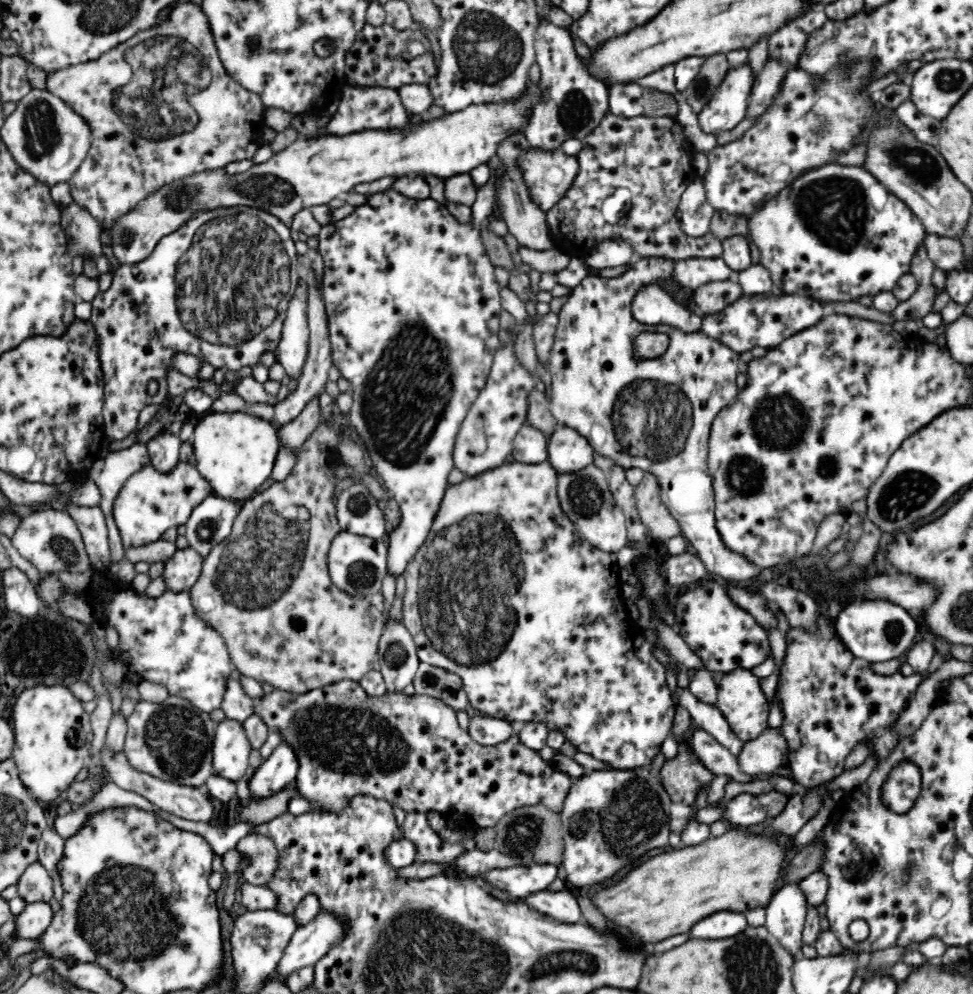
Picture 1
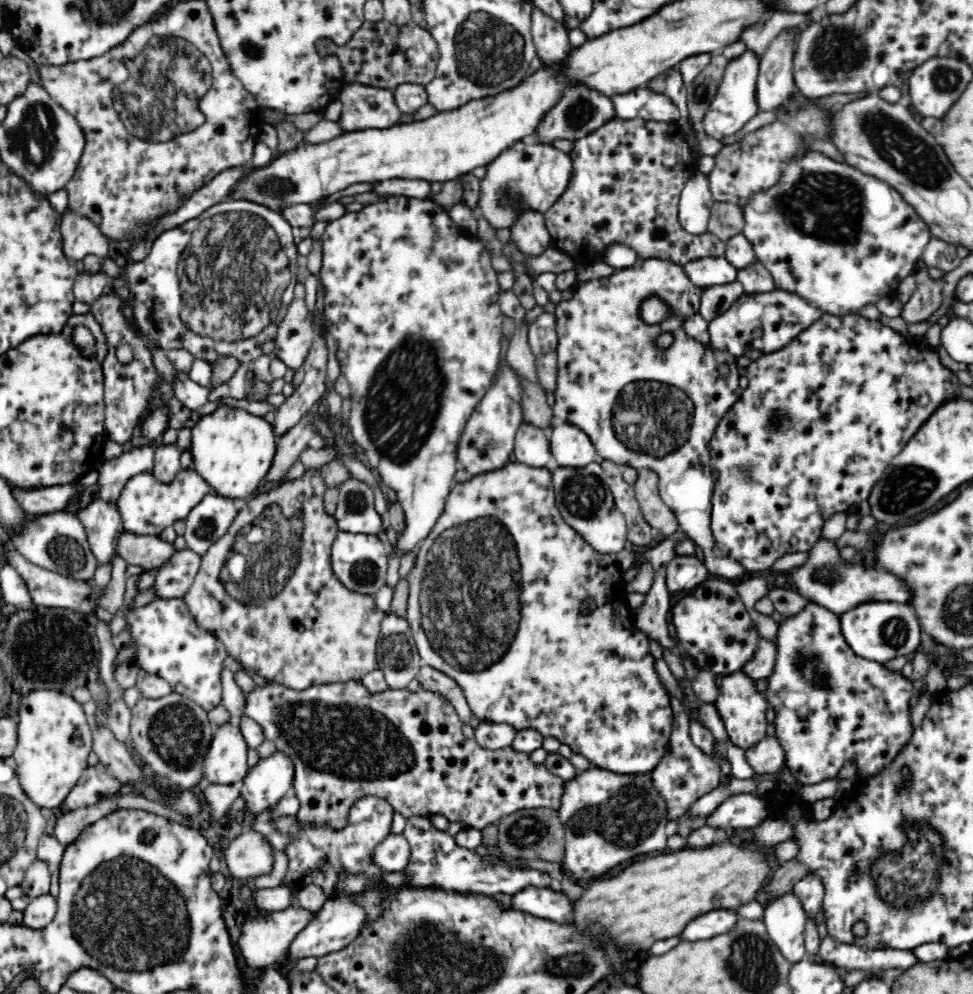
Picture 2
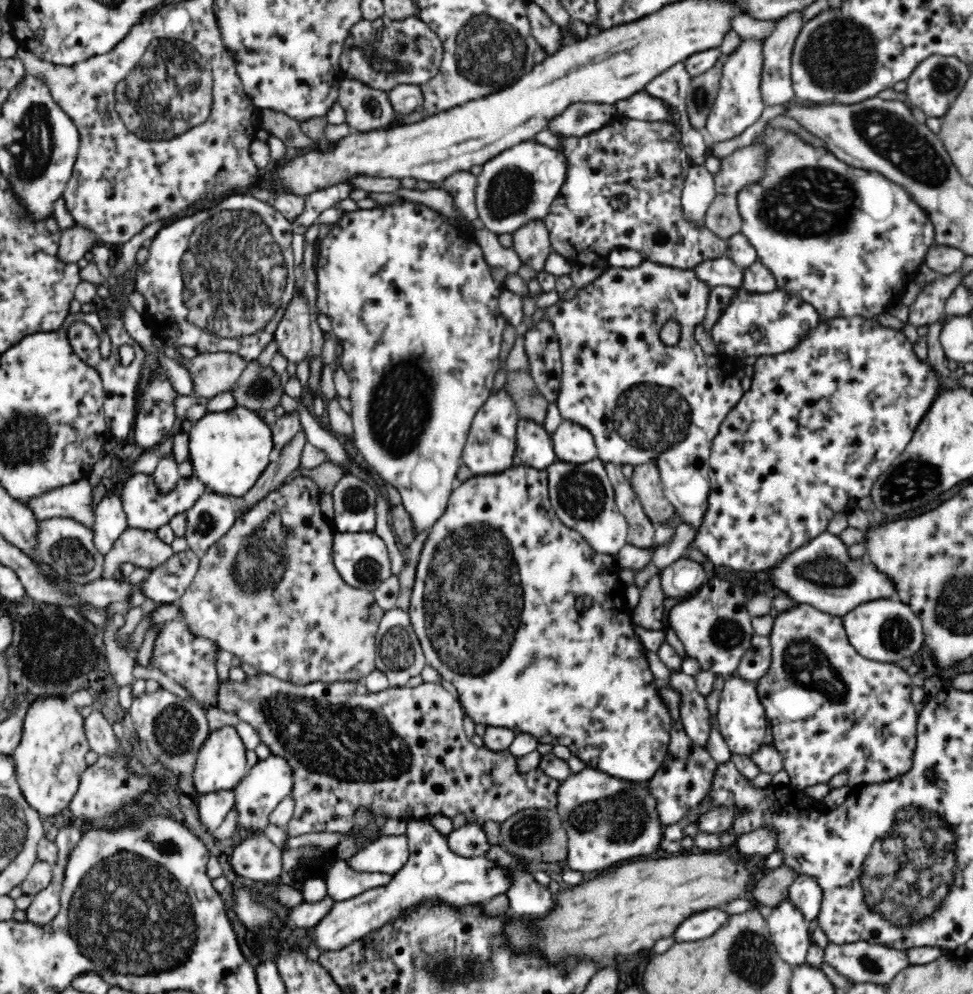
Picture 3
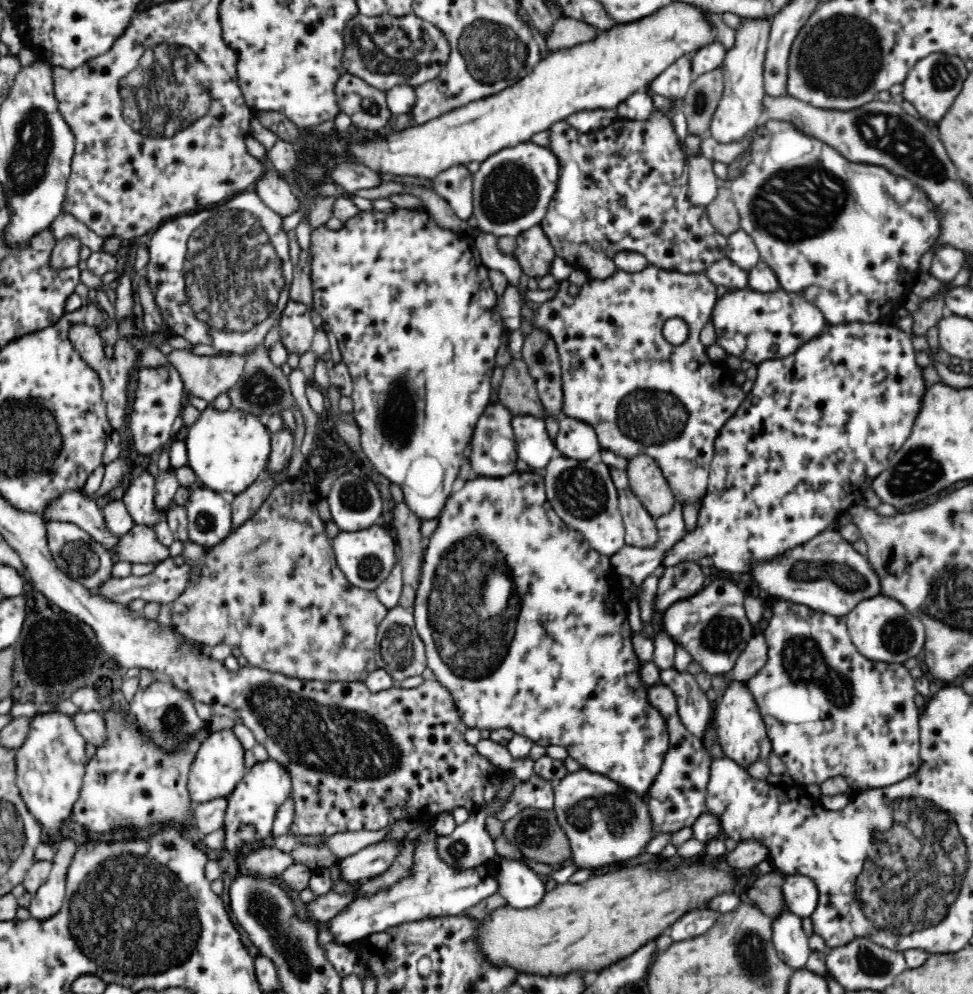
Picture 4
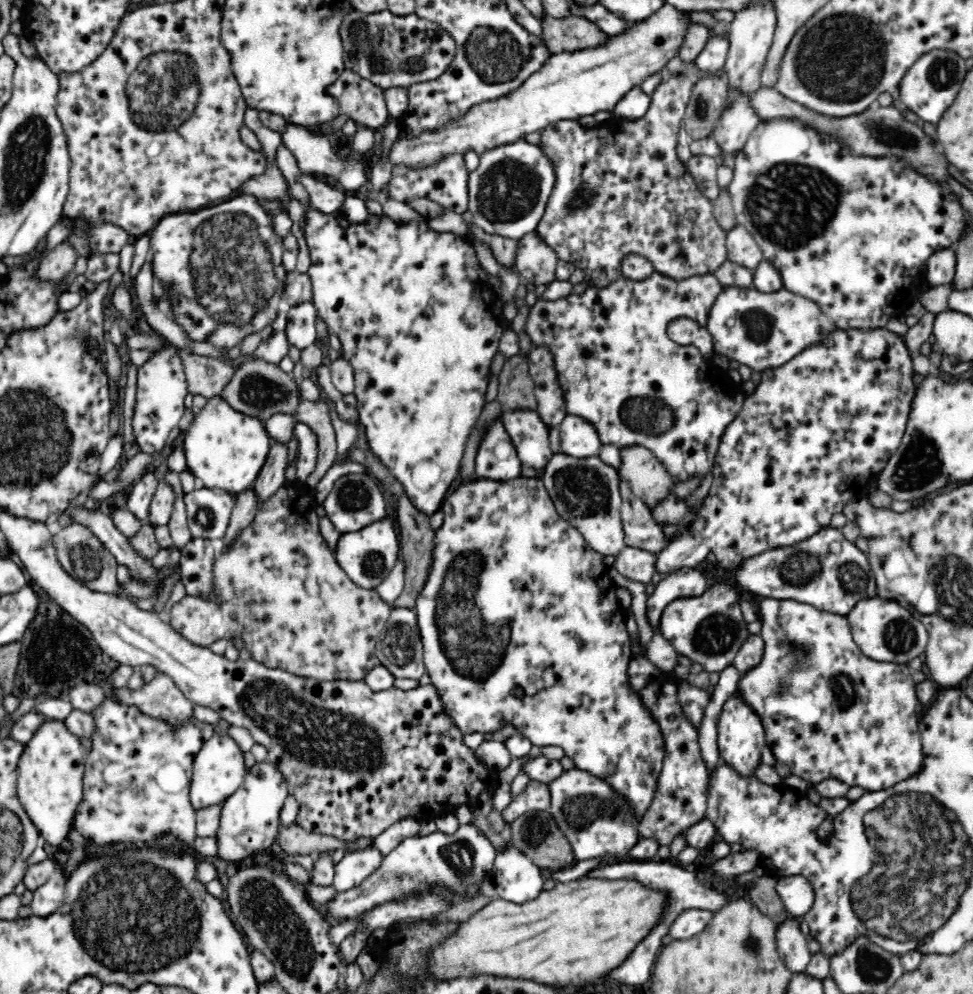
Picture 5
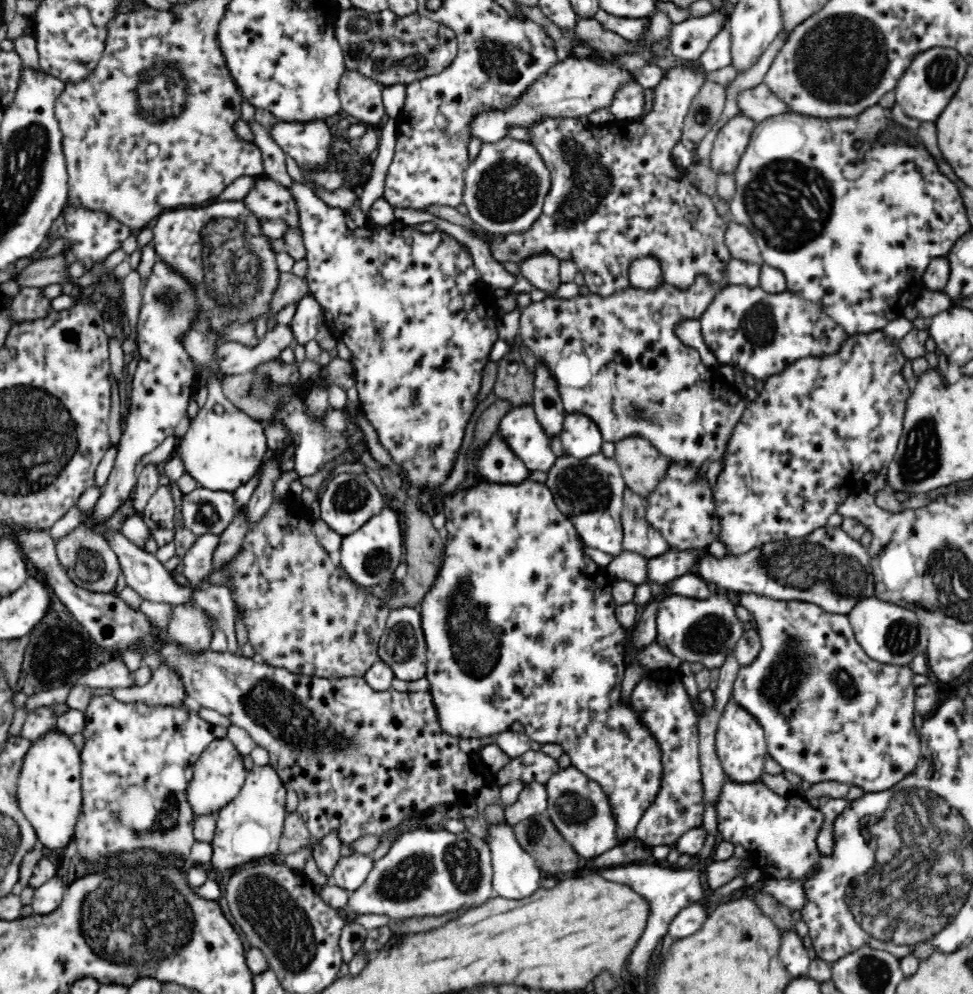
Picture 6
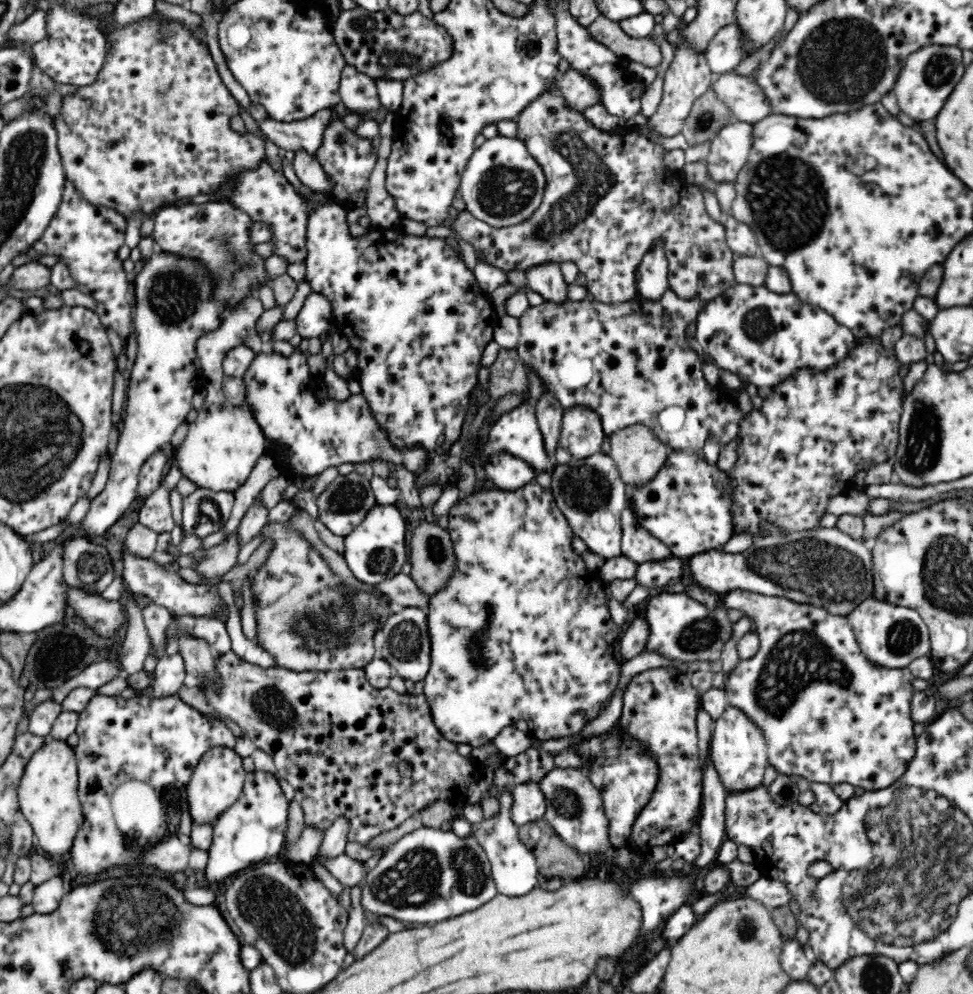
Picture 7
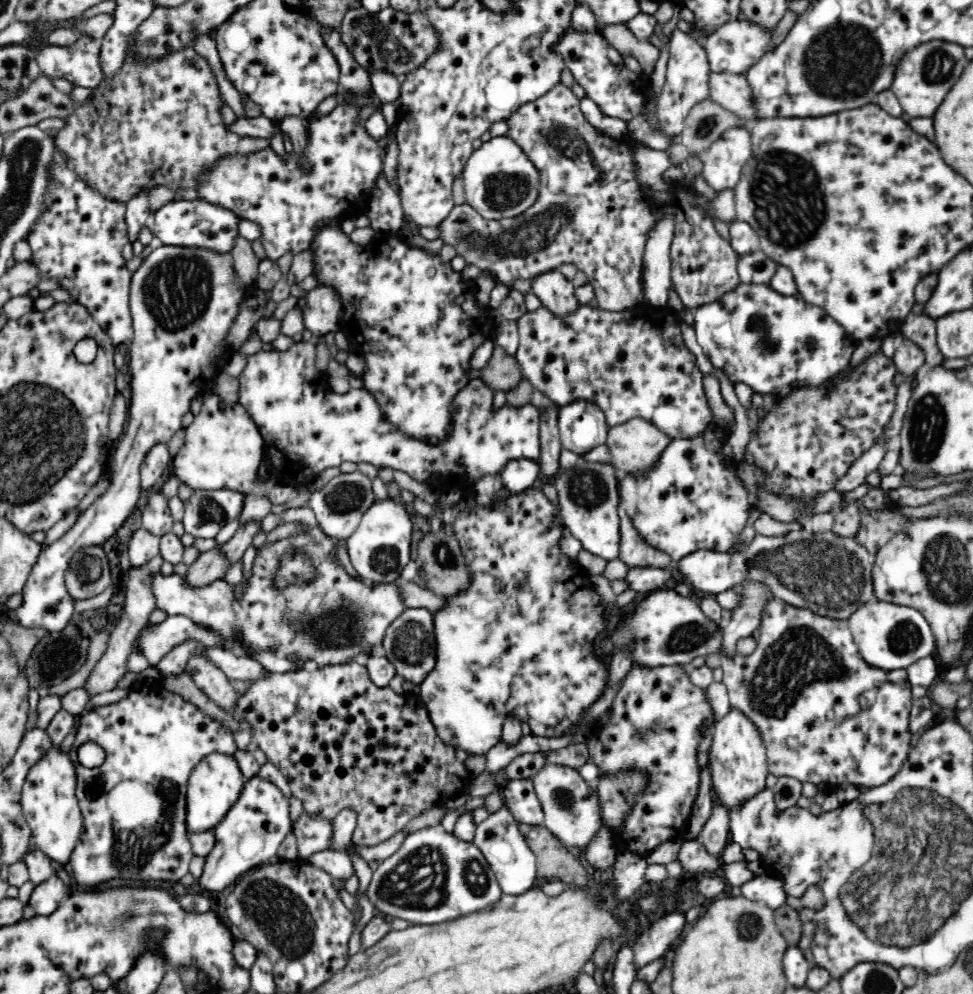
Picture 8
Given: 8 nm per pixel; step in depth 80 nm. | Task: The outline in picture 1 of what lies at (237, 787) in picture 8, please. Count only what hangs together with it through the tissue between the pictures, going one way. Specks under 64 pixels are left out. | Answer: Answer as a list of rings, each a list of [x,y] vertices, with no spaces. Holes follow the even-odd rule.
[[[224,718],[217,723],[212,748],[216,775],[238,781],[249,771],[251,750],[242,722]]]

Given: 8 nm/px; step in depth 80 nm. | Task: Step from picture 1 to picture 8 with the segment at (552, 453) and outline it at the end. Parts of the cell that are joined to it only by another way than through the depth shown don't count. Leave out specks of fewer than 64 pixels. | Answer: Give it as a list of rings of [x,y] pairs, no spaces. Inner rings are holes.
[[[572,402],[562,406],[558,413],[562,448],[577,455],[607,444],[608,423],[604,413],[592,402]]]

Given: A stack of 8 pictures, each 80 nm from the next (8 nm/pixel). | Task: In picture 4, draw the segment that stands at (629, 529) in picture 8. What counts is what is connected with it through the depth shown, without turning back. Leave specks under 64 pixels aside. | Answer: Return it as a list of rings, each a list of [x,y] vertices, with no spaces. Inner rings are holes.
[[[609,465],[608,470],[617,488],[619,509],[626,530],[626,544],[640,548],[653,547],[659,534],[654,518],[632,492],[627,472],[618,466]]]

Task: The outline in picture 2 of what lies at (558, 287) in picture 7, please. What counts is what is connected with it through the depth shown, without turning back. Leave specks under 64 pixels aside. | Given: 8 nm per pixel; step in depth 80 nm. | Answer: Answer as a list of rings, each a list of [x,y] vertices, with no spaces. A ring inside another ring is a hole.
[[[534,208],[522,210],[509,229],[511,239],[524,255],[536,257],[552,246],[552,237],[545,225],[545,215]]]

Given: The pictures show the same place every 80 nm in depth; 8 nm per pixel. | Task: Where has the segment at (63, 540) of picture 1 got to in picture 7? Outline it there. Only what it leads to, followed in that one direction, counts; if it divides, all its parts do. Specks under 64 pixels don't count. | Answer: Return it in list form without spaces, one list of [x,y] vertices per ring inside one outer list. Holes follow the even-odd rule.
[[[87,537],[70,538],[62,544],[63,580],[74,588],[102,594],[114,580],[114,565],[106,546]]]

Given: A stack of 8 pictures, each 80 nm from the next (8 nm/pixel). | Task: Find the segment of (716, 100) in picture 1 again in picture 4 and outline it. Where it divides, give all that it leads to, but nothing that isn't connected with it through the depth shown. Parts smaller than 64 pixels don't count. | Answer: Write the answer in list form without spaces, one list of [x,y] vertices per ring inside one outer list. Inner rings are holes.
[[[744,19],[741,27],[735,30],[735,45],[727,50],[720,66],[724,79],[722,98],[716,106],[716,112],[712,114],[708,134],[722,144],[739,142],[748,130],[752,130],[765,119],[763,68],[771,19]]]

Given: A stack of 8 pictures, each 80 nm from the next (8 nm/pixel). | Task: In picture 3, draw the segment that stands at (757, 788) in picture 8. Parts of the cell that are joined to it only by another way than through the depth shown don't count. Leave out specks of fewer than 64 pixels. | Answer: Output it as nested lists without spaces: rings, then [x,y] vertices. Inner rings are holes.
[[[736,674],[728,676],[719,694],[716,714],[718,730],[734,755],[750,757],[761,748],[766,738],[766,732],[767,734],[770,732],[769,725],[766,724],[764,705],[758,696],[757,681],[744,680]]]

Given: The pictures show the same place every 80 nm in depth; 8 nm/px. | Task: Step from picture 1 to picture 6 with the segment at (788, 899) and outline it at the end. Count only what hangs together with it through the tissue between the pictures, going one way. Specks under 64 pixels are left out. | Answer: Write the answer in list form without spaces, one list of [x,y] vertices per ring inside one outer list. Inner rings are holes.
[[[795,927],[781,930],[781,942],[779,956],[782,964],[792,977],[800,977],[807,974],[811,959],[807,950],[808,939],[798,935]]]

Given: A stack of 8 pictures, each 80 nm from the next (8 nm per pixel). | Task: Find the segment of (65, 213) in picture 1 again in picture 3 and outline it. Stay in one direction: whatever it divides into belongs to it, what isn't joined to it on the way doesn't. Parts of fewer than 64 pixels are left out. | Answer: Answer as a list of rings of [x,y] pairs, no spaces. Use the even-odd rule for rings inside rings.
[[[74,221],[72,225],[61,230],[58,257],[64,262],[77,263],[94,247],[105,244],[93,230]]]

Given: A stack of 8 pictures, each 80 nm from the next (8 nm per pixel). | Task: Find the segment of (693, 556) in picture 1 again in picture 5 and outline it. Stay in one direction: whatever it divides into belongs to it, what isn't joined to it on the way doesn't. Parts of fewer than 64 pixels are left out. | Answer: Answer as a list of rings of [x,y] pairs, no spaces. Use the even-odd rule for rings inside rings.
[[[678,568],[670,574],[662,576],[656,584],[654,592],[647,599],[647,617],[656,633],[665,606],[674,599],[700,596],[708,588],[704,574],[694,568]]]

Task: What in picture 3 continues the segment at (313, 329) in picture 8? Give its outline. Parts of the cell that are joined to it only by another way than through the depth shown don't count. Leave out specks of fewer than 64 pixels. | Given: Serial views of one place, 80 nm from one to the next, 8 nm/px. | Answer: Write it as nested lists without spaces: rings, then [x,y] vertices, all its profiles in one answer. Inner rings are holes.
[[[296,291],[292,302],[288,304],[285,315],[275,330],[274,341],[276,344],[276,352],[282,353],[288,362],[293,362],[297,365],[308,357],[307,352],[310,352],[310,348],[312,348],[312,332],[310,329],[307,302],[302,291]]]

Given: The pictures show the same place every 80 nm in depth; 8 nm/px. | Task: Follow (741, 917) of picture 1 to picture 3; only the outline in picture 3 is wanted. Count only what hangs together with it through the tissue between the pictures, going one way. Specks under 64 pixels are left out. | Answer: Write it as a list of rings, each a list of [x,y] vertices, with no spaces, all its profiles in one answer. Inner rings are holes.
[[[712,908],[708,912],[698,912],[682,922],[682,926],[674,932],[676,942],[694,942],[712,936],[716,930],[720,930],[730,918],[724,910]]]

